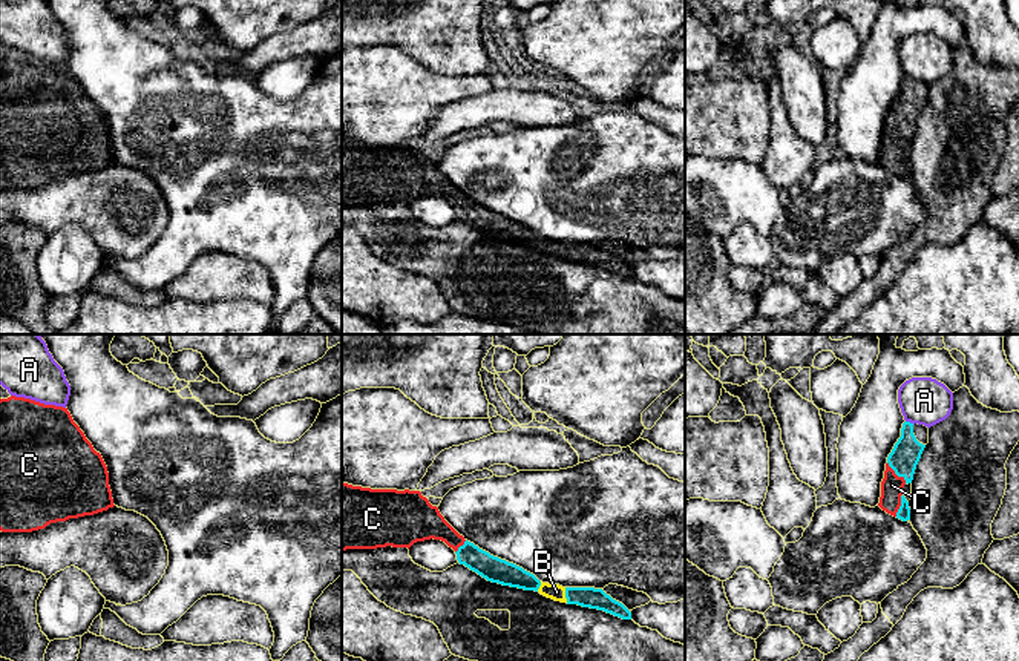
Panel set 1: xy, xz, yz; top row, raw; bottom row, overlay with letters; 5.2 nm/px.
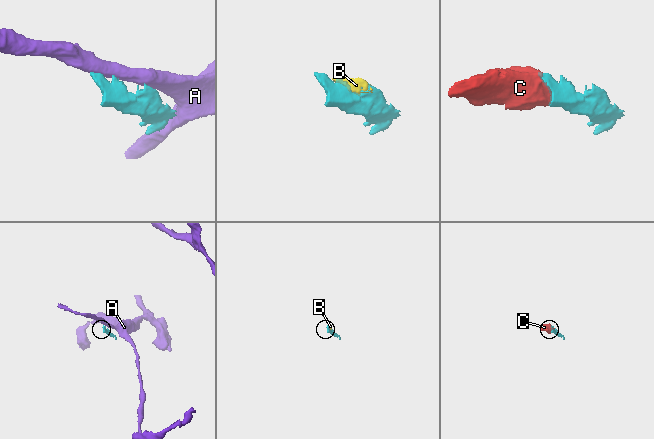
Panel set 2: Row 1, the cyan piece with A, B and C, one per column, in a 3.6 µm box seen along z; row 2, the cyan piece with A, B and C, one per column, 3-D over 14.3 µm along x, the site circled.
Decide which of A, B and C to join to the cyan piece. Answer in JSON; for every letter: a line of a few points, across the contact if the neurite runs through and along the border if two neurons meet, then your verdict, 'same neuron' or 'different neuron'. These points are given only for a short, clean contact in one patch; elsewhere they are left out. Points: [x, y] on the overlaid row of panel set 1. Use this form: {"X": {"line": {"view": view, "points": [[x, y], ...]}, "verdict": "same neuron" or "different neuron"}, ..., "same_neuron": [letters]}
{"A": {"verdict": "different neuron"}, "B": {"verdict": "same neuron"}, "C": {"verdict": "same neuron"}, "same_neuron": ["B", "C"]}

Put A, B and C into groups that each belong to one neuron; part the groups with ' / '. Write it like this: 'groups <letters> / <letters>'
groups A / B C

